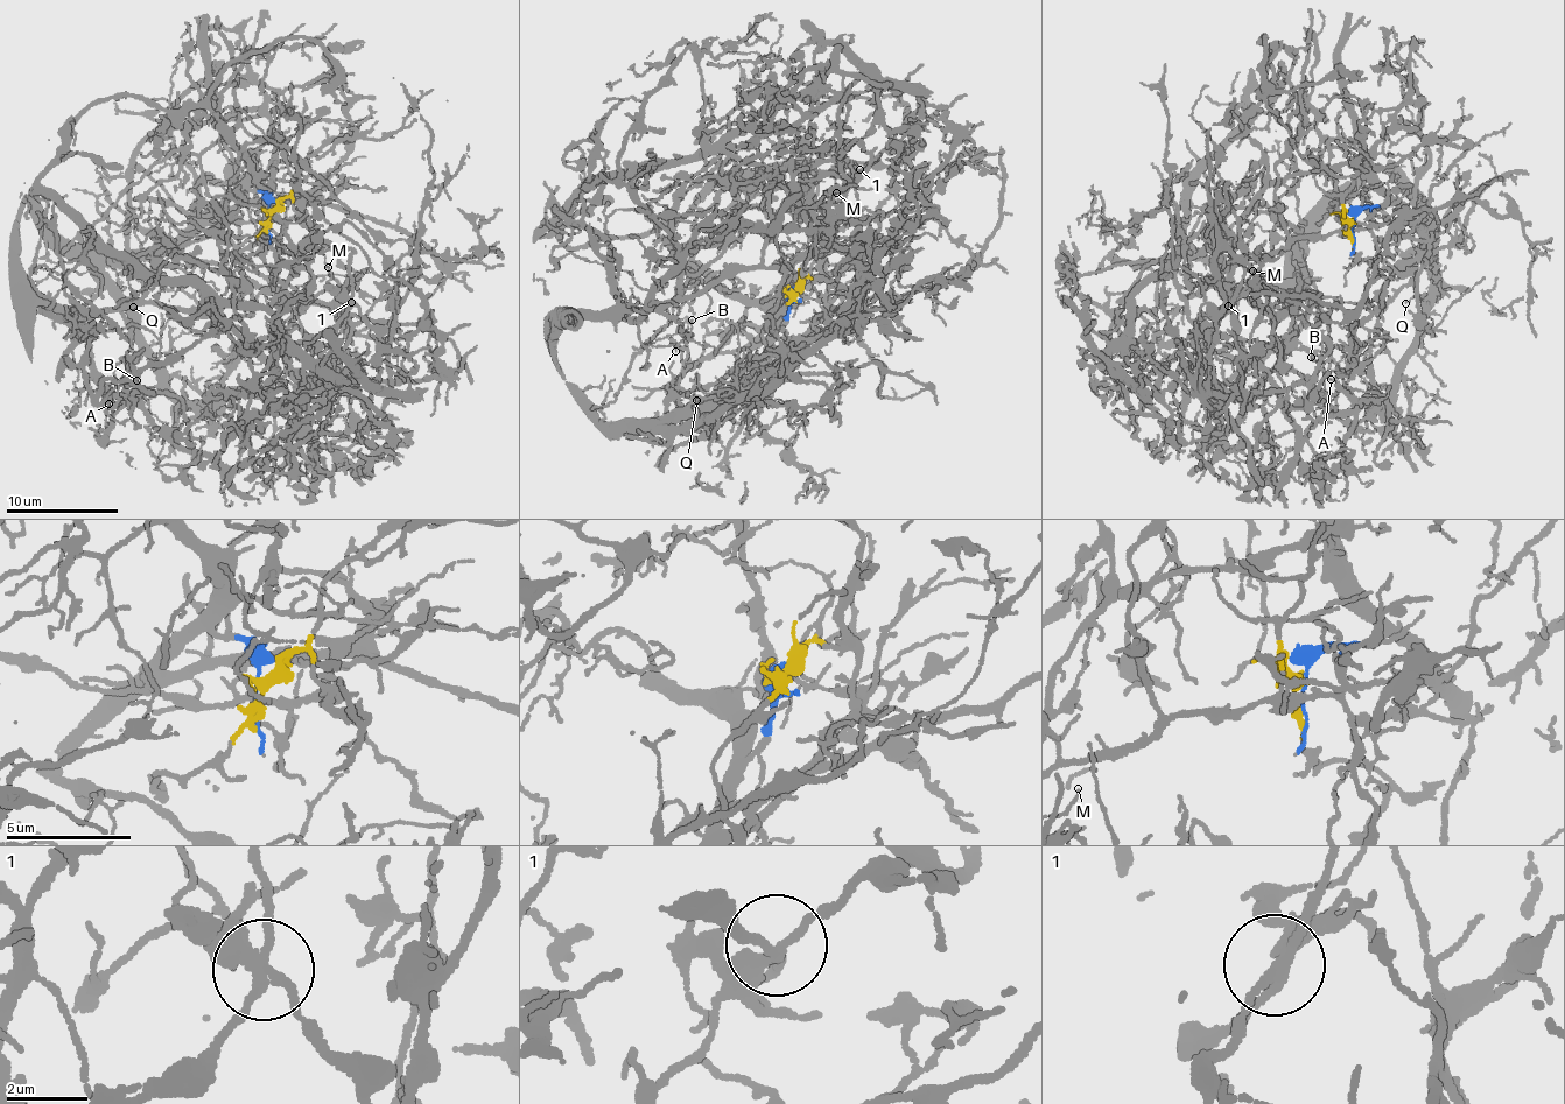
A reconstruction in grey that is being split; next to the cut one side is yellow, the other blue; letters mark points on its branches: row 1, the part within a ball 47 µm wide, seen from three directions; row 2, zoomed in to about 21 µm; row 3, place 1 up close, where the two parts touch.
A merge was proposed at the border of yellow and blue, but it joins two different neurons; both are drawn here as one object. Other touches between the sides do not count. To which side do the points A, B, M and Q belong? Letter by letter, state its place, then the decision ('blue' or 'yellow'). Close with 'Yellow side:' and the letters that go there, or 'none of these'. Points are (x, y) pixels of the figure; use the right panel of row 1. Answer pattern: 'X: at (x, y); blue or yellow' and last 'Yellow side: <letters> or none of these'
A: at (1331, 379); blue
B: at (1311, 357); blue
M: at (1253, 271); yellow
Q: at (1405, 303); blue
Yellow side: M

